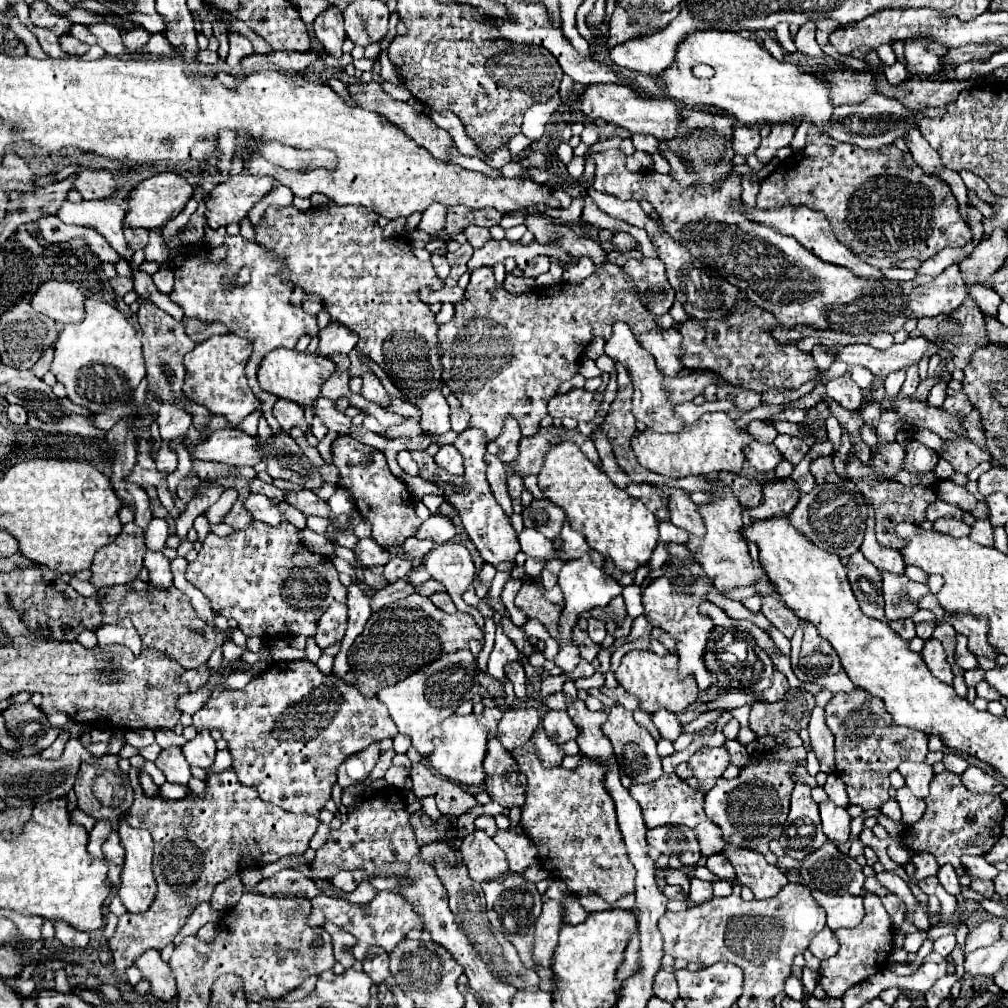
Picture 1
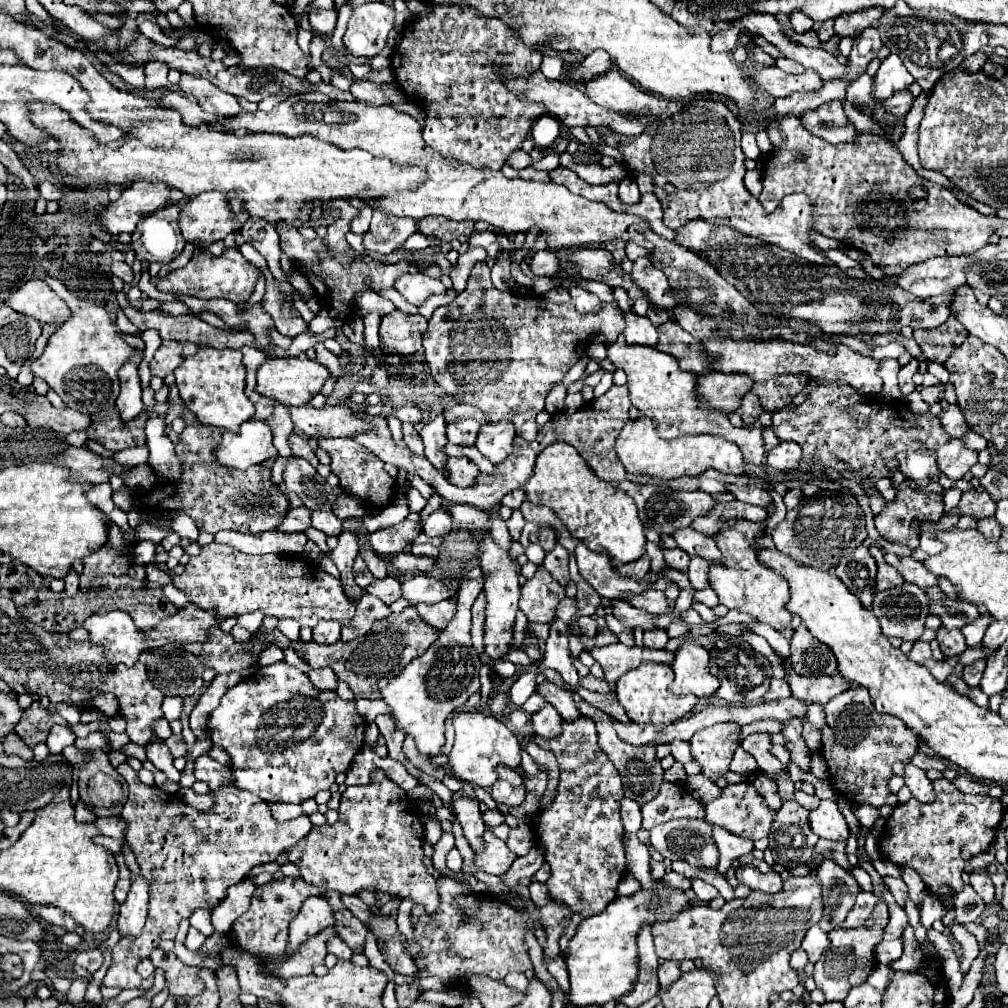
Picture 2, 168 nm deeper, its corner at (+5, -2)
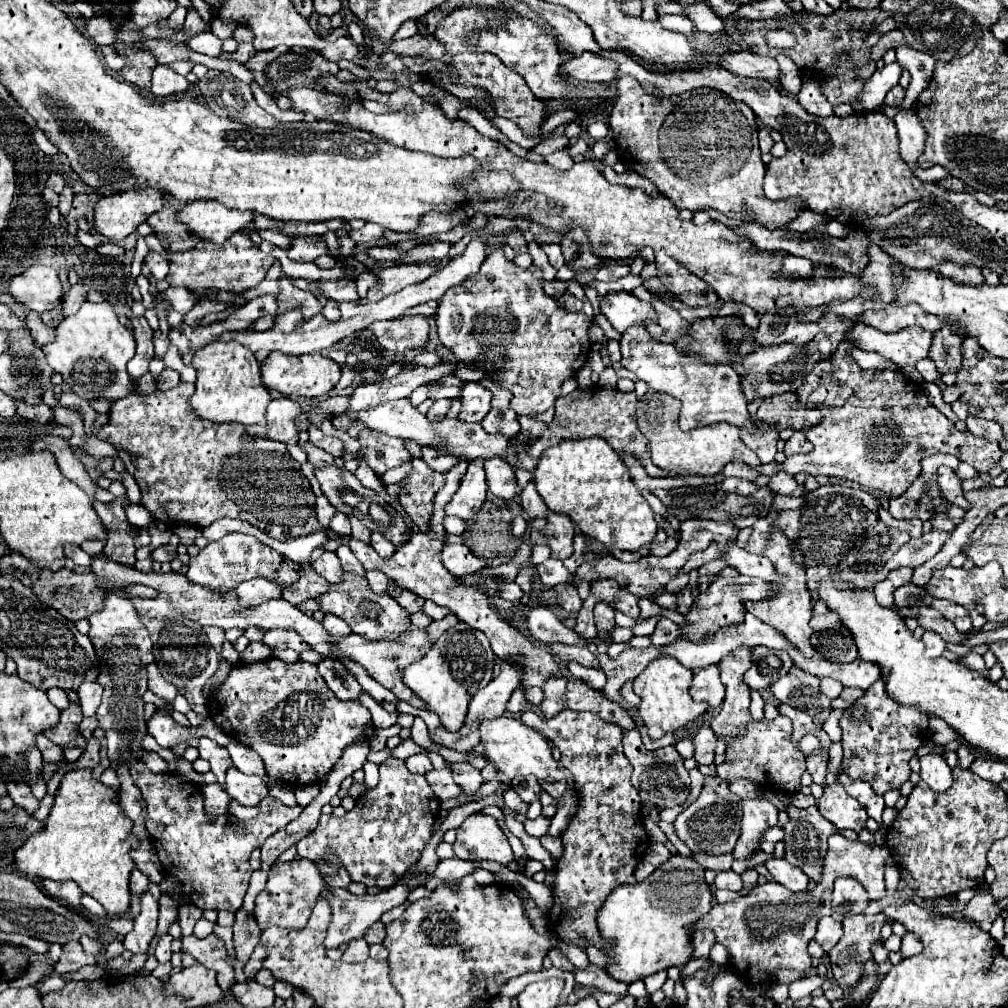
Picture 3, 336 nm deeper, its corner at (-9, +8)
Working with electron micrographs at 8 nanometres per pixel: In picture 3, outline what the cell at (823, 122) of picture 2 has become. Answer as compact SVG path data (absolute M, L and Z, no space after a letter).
M805 80L797 100L805 108L805 112L809 112L809 114L833 116L833 106L827 102L827 98L823 98L823 94L819 92L819 86L817 86L815 80Z

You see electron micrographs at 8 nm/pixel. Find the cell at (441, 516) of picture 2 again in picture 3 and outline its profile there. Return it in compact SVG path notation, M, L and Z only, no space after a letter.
M483 458L471 460L465 476L461 478L459 490L453 494L449 504L445 506L445 512L449 516L459 516L463 520L473 518L481 504L485 502L487 496L487 480L485 480L485 470L483 470Z

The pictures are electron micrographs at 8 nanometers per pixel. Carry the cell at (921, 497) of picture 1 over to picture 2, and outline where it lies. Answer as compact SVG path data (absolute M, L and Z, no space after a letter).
M897 486L897 496L893 502L887 502L883 506L883 510L875 516L875 528L879 530L879 534L883 538L887 538L893 544L905 544L911 550L915 550L919 546L919 538L917 534L913 534L911 530L911 522L919 520L939 520L943 515L943 500L941 493L925 493L922 490L911 490L905 486Z

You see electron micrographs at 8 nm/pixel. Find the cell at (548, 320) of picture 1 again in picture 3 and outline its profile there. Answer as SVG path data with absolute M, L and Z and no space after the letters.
M499 246L489 250L483 266L475 276L469 276L463 284L443 294L435 320L441 342L457 356L459 362L463 364L477 362L479 366L493 366L493 362L505 362L507 370L491 376L501 384L501 388L513 392L511 408L517 414L527 414L545 424L553 420L555 400L561 392L563 382L583 368L591 350L591 342L587 336L591 322L585 318L585 314L583 312L573 314L561 308L551 296L545 294L543 276L539 274L539 268L533 264L525 270L515 266L505 258Z

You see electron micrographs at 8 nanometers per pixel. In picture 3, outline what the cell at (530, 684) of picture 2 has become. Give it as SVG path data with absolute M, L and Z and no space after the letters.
M517 688L517 690L511 694L511 698L509 698L509 702L507 702L505 712L507 712L507 714L511 714L511 716L517 716L517 714L521 714L521 712L523 712L525 704L527 704L527 702L523 700L523 688Z

